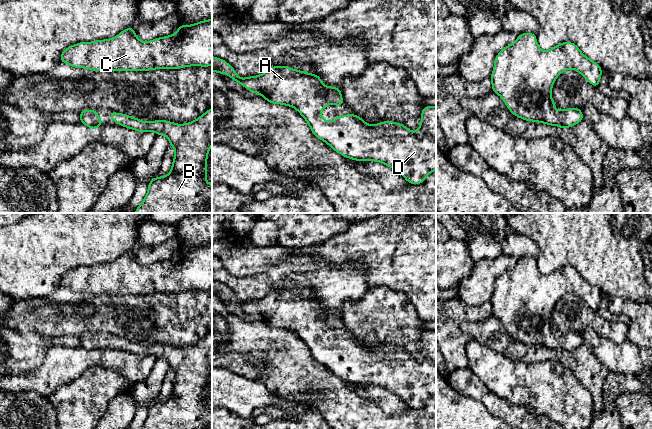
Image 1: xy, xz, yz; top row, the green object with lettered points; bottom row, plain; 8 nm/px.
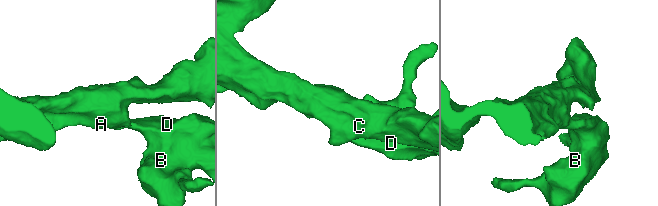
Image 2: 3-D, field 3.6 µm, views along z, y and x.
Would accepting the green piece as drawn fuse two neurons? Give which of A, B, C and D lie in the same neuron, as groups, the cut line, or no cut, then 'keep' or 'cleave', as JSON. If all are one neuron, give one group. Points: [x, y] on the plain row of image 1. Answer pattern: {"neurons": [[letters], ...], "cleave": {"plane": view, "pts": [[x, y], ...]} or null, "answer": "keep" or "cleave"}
{"neurons": [["A", "B", "C", "D"]], "cleave": null, "answer": "keep"}

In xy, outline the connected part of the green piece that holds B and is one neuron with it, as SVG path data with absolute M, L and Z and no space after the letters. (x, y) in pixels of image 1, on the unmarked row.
M212 332L195 345L185 348L176 348L165 344L145 346L112 335L109 340L118 349L140 357L152 355L157 360L165 359L169 364L169 369L175 373L170 397L150 404L147 418L140 429L212 429L212 409L205 404L208 398L206 386L212 370Z

